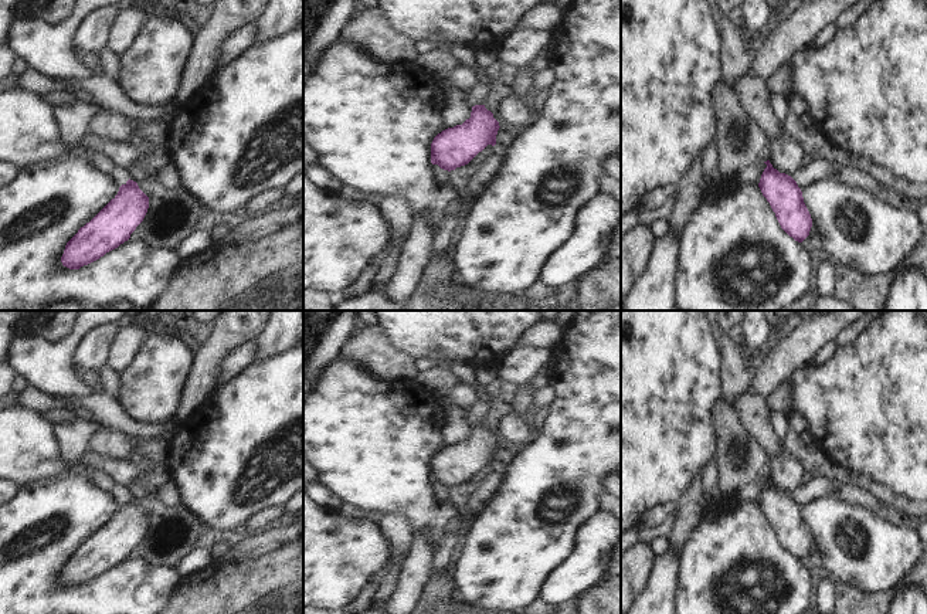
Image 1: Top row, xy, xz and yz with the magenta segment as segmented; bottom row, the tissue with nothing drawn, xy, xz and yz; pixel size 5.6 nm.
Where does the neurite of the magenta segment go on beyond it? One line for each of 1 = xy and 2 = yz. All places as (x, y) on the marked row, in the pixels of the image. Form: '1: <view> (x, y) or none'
1: none
2: none

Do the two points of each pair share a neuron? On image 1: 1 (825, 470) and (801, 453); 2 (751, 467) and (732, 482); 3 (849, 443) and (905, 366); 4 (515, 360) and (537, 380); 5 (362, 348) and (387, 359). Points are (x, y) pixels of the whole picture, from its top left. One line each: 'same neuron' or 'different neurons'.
1: same neuron
2: same neuron
3: same neuron
4: different neurons
5: same neuron

